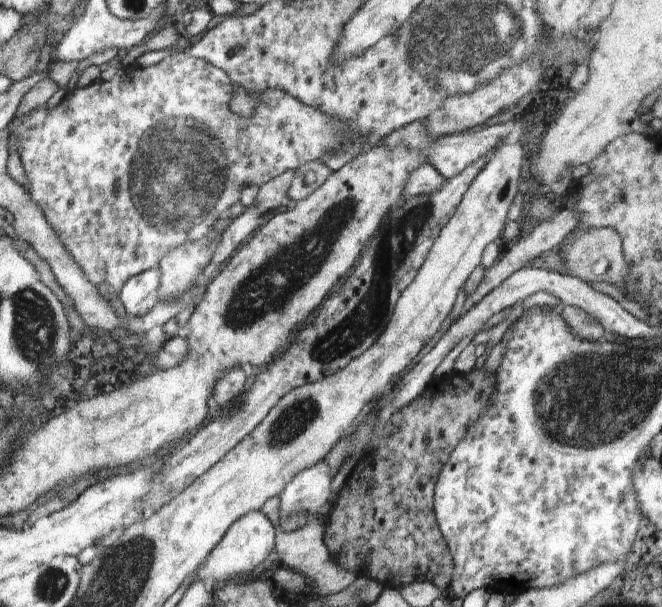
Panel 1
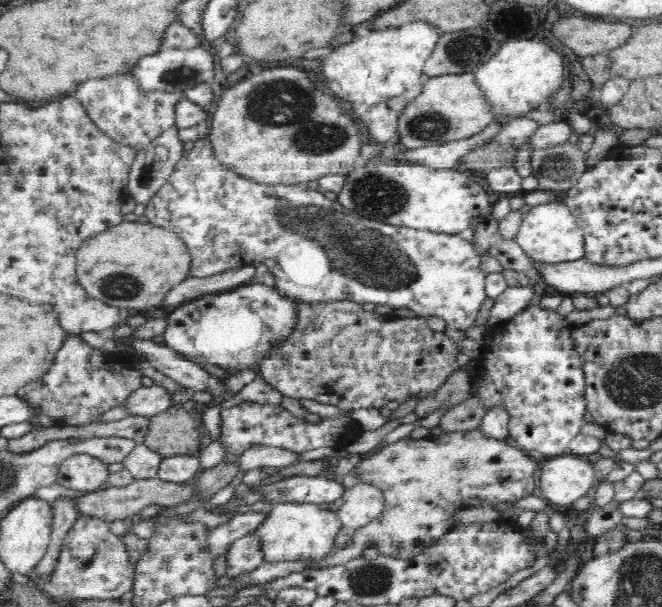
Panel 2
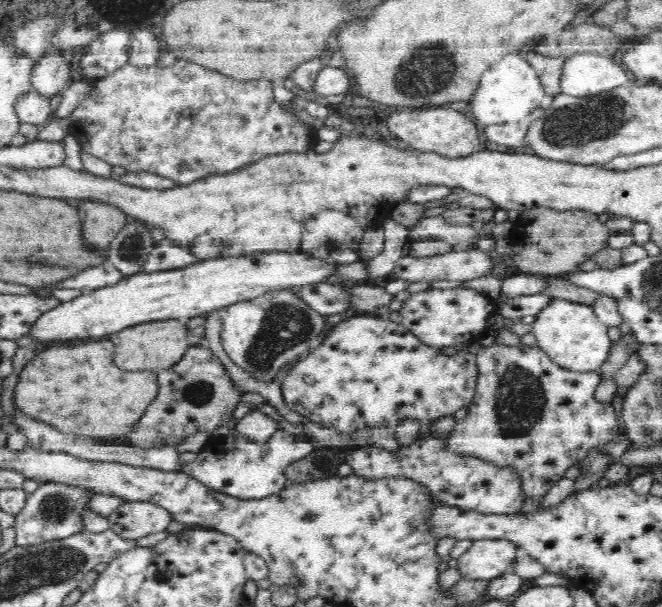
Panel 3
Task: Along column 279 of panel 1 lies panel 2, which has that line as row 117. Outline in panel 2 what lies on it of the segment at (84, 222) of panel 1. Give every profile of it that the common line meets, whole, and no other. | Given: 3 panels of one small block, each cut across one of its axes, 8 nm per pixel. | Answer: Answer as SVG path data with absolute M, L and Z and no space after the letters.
M128 73L98 78L84 82L71 93L84 107L92 123L116 143L132 149L144 149L162 132L175 127L177 105L189 99L184 92L169 93L161 90L142 90L136 77Z

